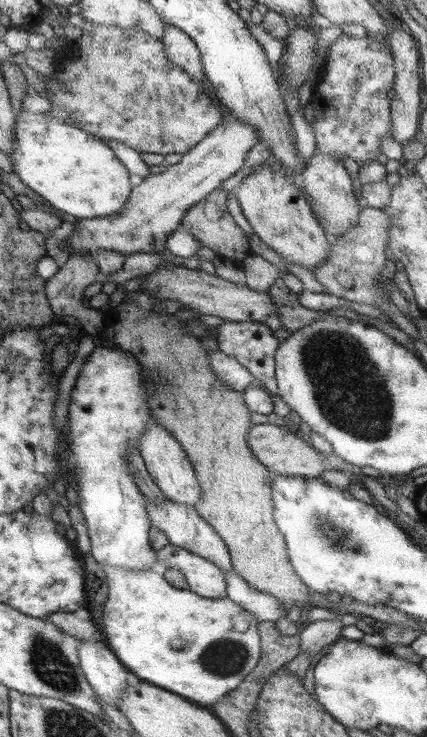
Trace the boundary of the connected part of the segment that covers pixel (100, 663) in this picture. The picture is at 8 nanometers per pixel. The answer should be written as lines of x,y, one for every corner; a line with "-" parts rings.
81,641
78,654
80,669
86,675
90,687
94,689
94,693
108,705
118,706
122,694
130,686
128,685
129,670
120,663
120,659
104,641

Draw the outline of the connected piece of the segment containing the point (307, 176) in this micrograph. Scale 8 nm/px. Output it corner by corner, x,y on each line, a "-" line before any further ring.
318,149
315,150
308,164
301,176
301,186
305,190
319,223
328,238
333,241
338,236
346,234
352,226
356,226
360,212
362,212
354,194
352,177
338,159

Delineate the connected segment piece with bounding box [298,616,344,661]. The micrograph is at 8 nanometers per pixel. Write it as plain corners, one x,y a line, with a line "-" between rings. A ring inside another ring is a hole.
340,616
326,621
312,621
298,634
301,652
307,652
310,656
314,656
312,660
317,661
317,654
322,648
342,638
343,627

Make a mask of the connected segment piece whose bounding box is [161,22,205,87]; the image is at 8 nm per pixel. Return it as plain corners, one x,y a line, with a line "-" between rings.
166,22
161,41
167,59
183,68
194,82
203,87
205,70
196,43
184,31

